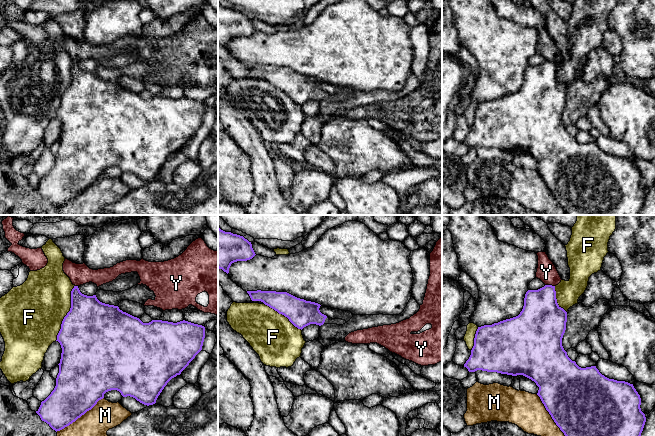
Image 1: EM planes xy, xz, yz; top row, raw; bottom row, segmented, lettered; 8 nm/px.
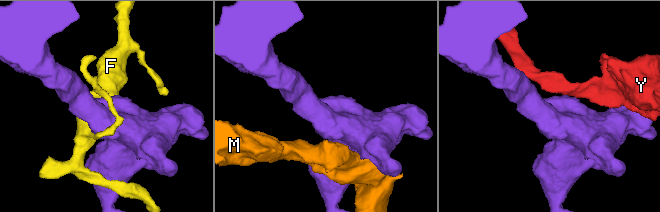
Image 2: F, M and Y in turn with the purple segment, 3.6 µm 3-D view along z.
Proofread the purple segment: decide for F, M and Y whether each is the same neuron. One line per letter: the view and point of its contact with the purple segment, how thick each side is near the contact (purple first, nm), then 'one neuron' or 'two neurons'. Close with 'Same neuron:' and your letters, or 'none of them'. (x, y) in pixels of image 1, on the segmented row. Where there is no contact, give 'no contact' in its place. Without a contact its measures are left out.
F: xy (67, 313) | 500/460 nm | two neurons
M: xy (79, 417) | 380/240 nm | two neurons
Y: yz (550, 285) | 320/160 nm | two neurons
Same neuron: none of them

